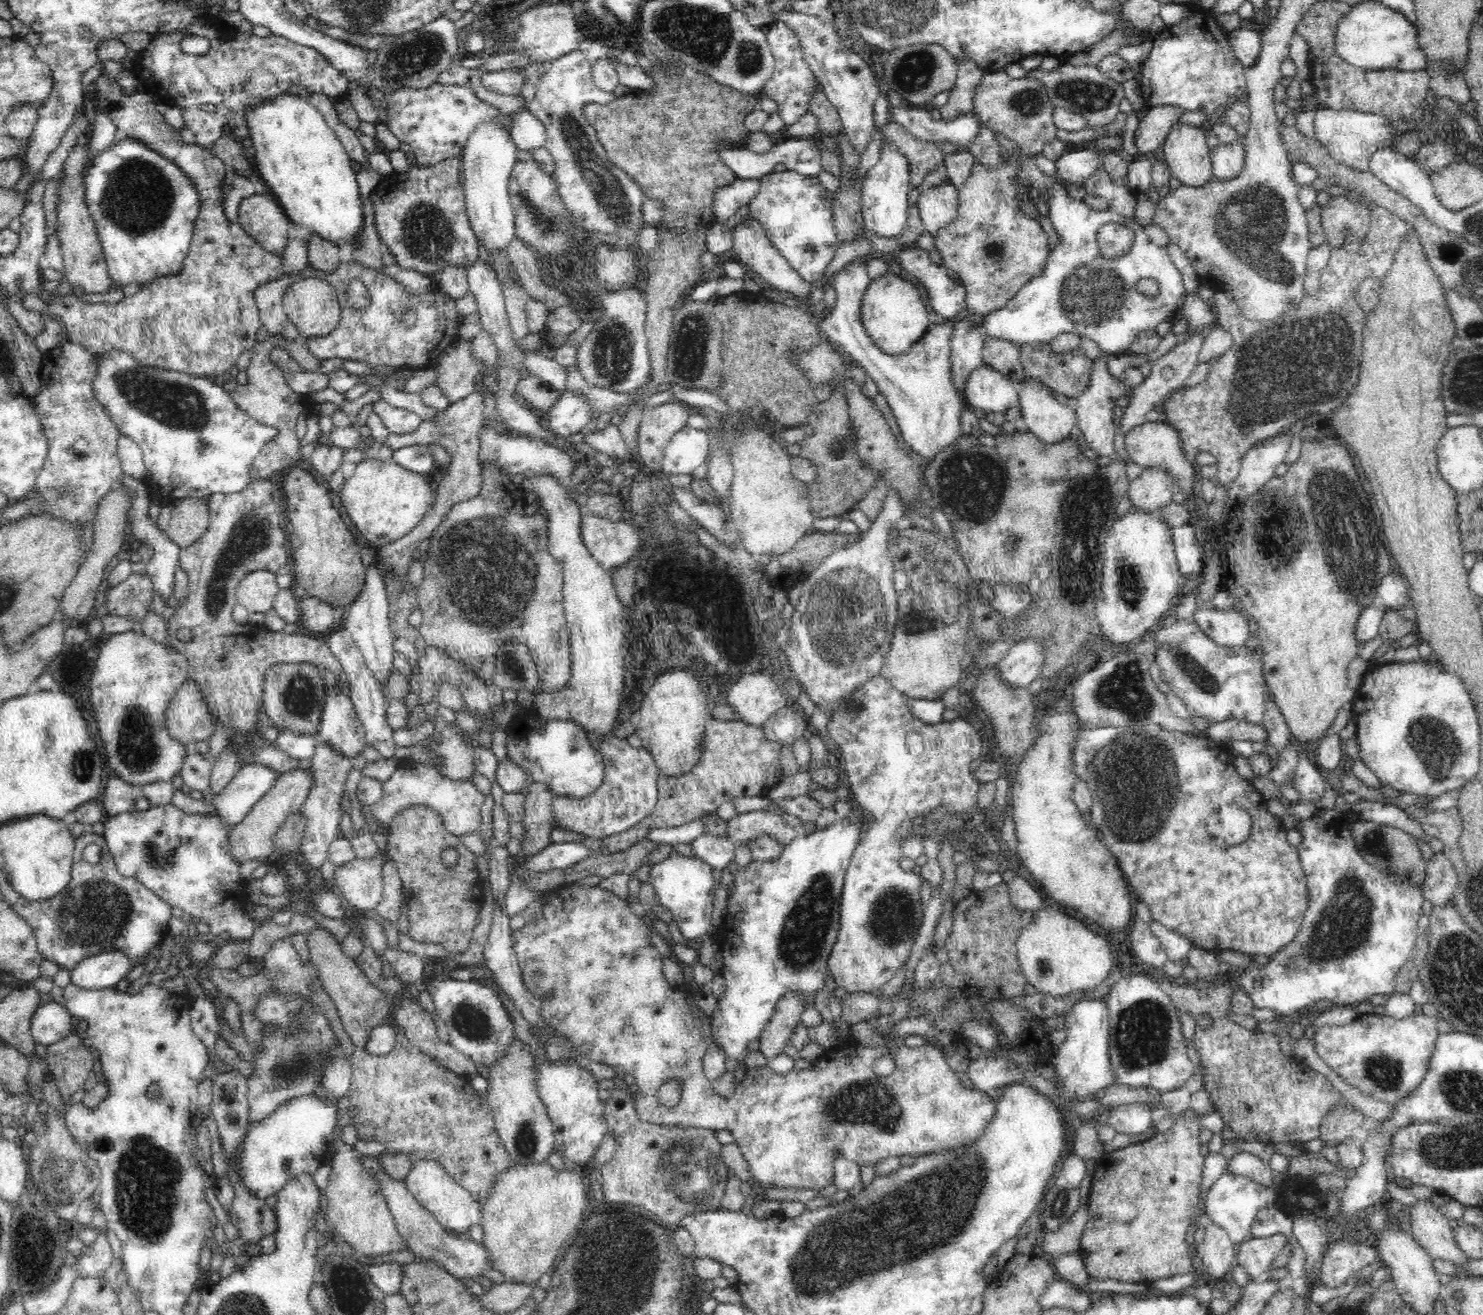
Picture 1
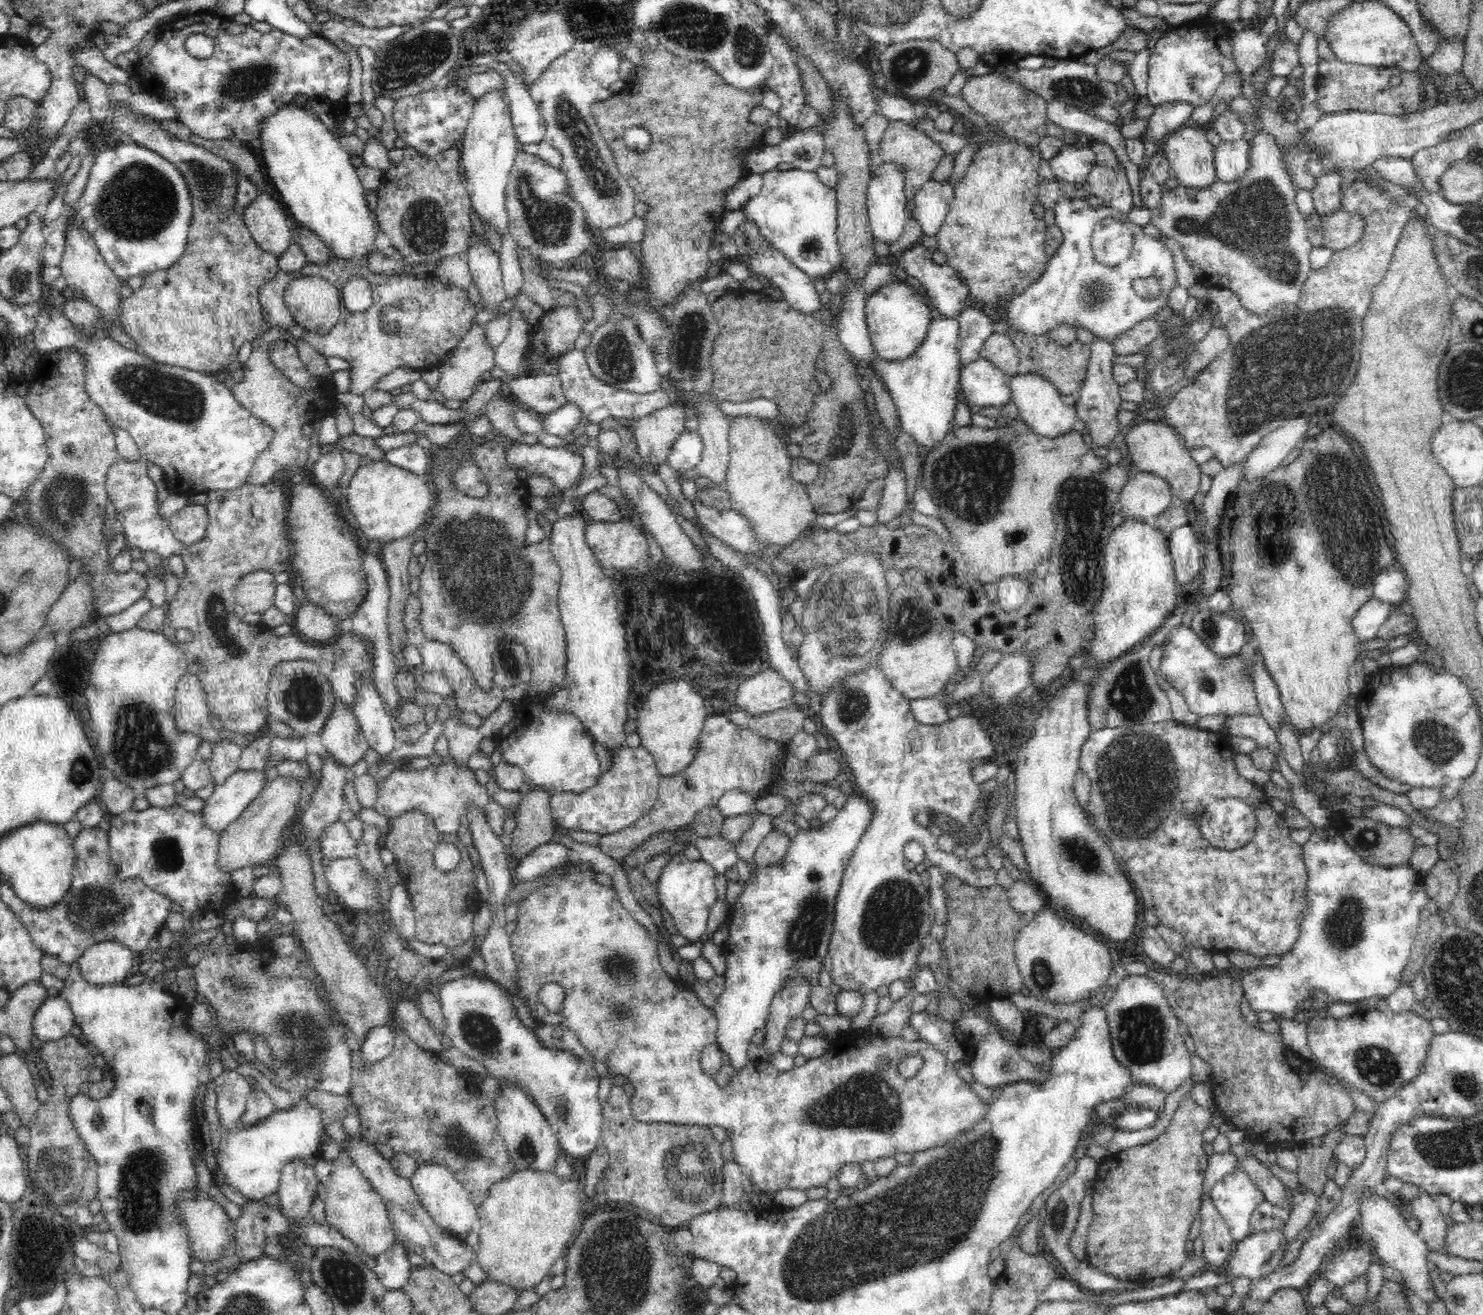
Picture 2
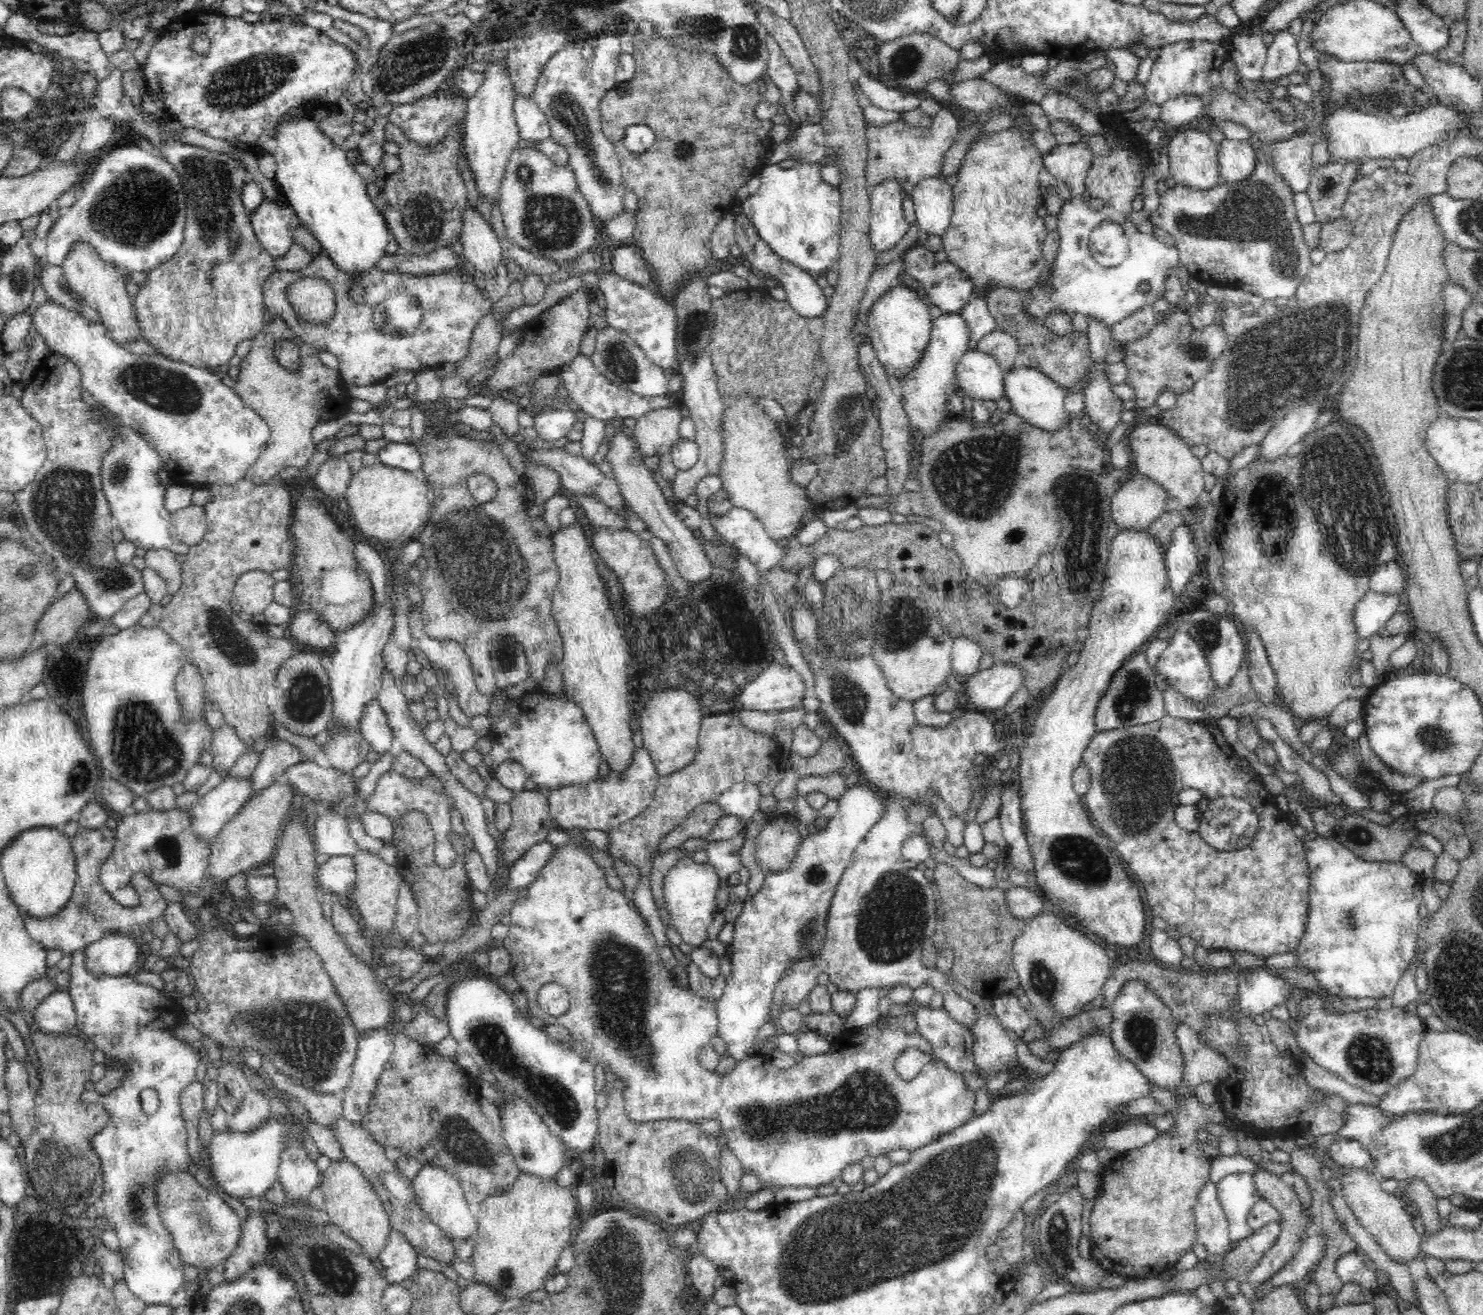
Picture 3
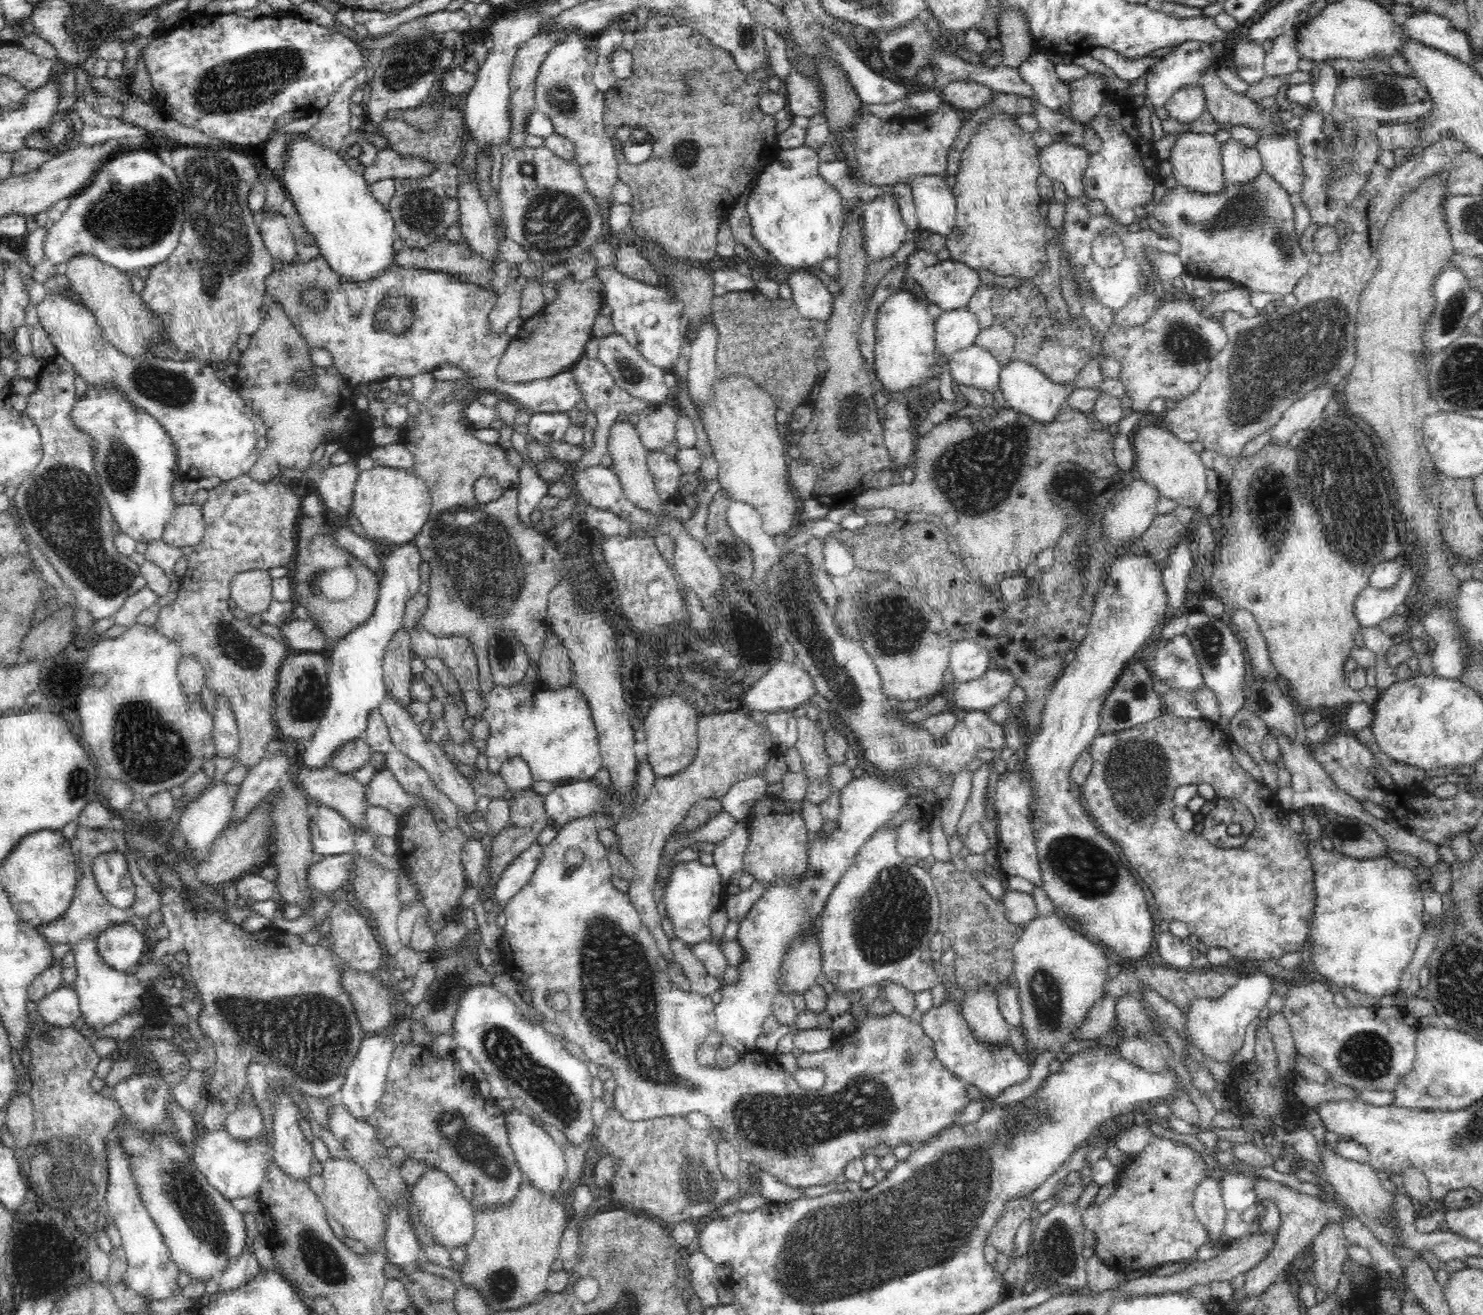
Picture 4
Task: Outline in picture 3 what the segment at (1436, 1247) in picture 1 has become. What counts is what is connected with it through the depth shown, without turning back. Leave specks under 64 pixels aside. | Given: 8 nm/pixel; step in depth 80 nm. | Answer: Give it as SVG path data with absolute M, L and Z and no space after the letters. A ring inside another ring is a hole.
M1419 1178L1408 1180L1408 1186L1402 1196L1408 1204L1414 1203L1418 1207L1419 1214L1416 1216L1420 1217L1424 1223L1423 1236L1432 1236L1443 1228L1438 1209L1436 1209L1437 1196L1423 1180Z

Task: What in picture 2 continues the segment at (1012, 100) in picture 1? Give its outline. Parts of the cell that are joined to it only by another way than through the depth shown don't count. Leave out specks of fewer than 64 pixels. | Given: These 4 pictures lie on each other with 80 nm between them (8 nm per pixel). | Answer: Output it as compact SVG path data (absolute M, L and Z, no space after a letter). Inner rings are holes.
M998 71L968 79L958 92L966 100L970 108L986 119L988 124L997 126L1006 136L1014 137L1029 148L1038 149L1038 142L1046 133L1047 100L1039 98L1032 90L1024 89L1020 83L1008 81Z

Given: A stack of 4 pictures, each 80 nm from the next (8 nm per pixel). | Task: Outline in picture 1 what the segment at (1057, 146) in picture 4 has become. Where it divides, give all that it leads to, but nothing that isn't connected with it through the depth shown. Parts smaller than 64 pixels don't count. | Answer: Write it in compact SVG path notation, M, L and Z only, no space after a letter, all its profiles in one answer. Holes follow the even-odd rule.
M1095 148L1072 149L1064 152L1055 162L1055 175L1065 184L1083 184L1095 169L1102 167L1100 150Z

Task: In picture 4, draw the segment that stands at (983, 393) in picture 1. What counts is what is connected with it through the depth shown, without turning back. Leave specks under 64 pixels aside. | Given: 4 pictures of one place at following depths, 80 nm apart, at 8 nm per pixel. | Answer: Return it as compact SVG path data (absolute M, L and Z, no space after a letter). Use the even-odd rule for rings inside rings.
M976 344L950 354L949 368L954 383L994 393L999 388L1002 366L996 357Z

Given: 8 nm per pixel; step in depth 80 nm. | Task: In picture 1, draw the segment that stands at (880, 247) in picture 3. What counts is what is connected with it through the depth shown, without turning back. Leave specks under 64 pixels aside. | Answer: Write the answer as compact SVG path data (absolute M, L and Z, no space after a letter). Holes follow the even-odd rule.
M886 138L881 144L878 162L867 172L861 189L863 226L884 238L898 238L907 223L908 189L910 188L910 167L906 158L898 154L893 146L887 146Z

